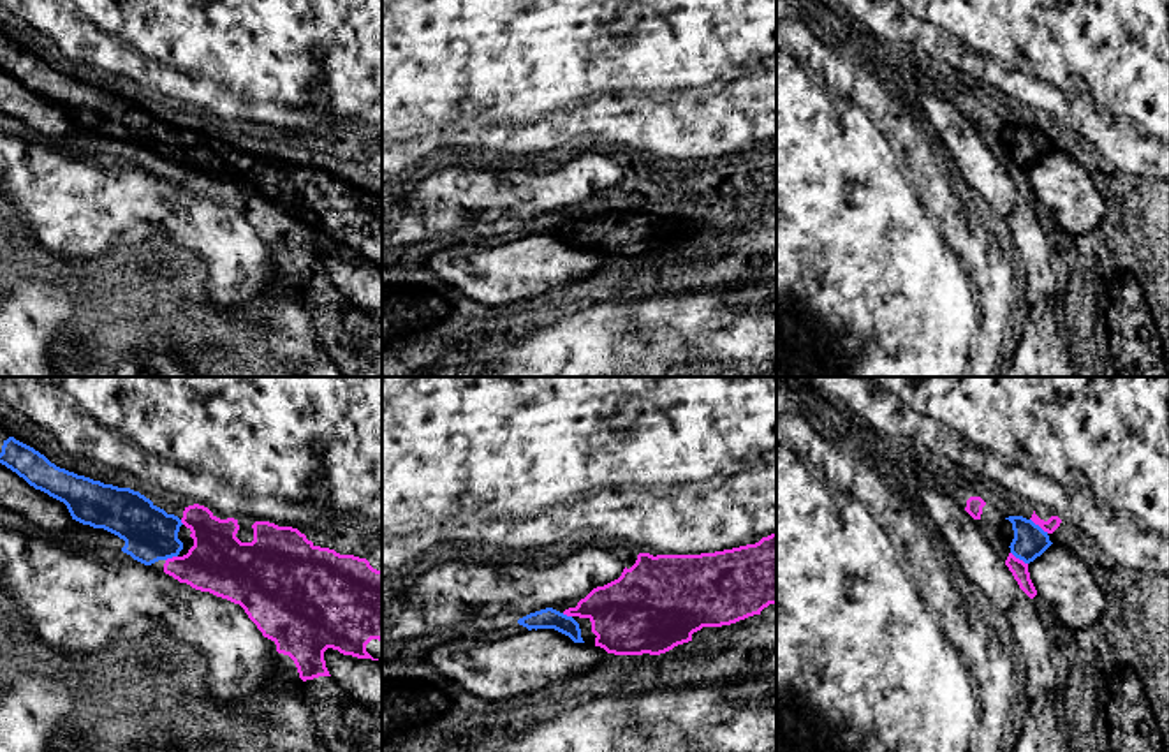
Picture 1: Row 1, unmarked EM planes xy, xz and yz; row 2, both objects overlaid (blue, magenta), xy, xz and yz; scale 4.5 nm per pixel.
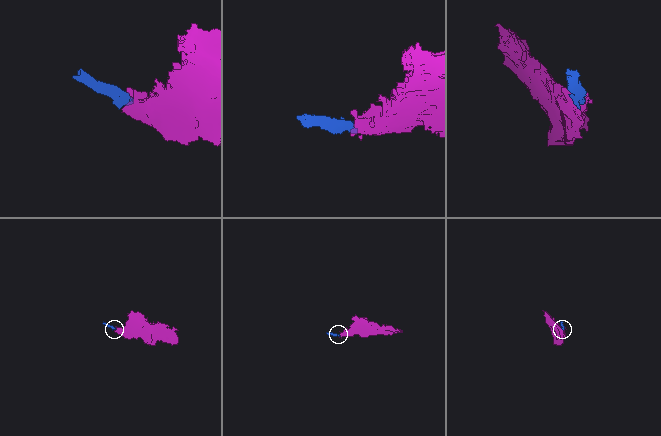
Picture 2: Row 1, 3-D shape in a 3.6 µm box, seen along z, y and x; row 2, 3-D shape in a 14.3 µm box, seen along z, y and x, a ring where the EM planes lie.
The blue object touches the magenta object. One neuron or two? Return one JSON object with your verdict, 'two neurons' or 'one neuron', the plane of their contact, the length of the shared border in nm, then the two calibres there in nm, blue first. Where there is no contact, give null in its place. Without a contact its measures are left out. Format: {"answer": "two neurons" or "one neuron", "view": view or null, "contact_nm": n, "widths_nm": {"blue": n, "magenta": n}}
{"answer": "one neuron", "view": "yz", "contact_nm": 110, "widths_nm": {"blue": 160, "magenta": 60}}

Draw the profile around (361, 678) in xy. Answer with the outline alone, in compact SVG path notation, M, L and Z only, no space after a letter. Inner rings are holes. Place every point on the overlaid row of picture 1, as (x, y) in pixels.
M338 650L324 652L326 667L359 706L382 715L382 662L343 655Z

